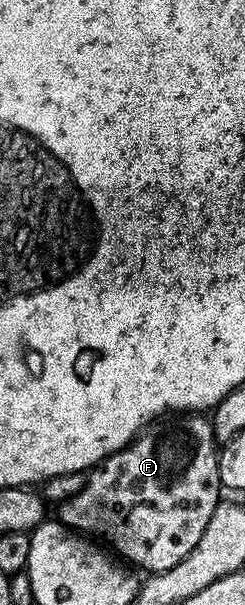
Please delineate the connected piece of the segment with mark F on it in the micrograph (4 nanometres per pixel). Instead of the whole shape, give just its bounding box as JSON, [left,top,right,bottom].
[59,413,223,573]

